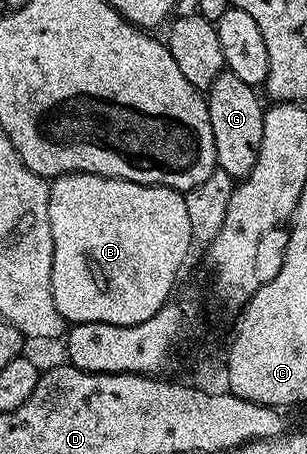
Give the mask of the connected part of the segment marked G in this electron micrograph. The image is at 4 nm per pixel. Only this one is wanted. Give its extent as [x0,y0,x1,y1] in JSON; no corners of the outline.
[206,70,266,176]

